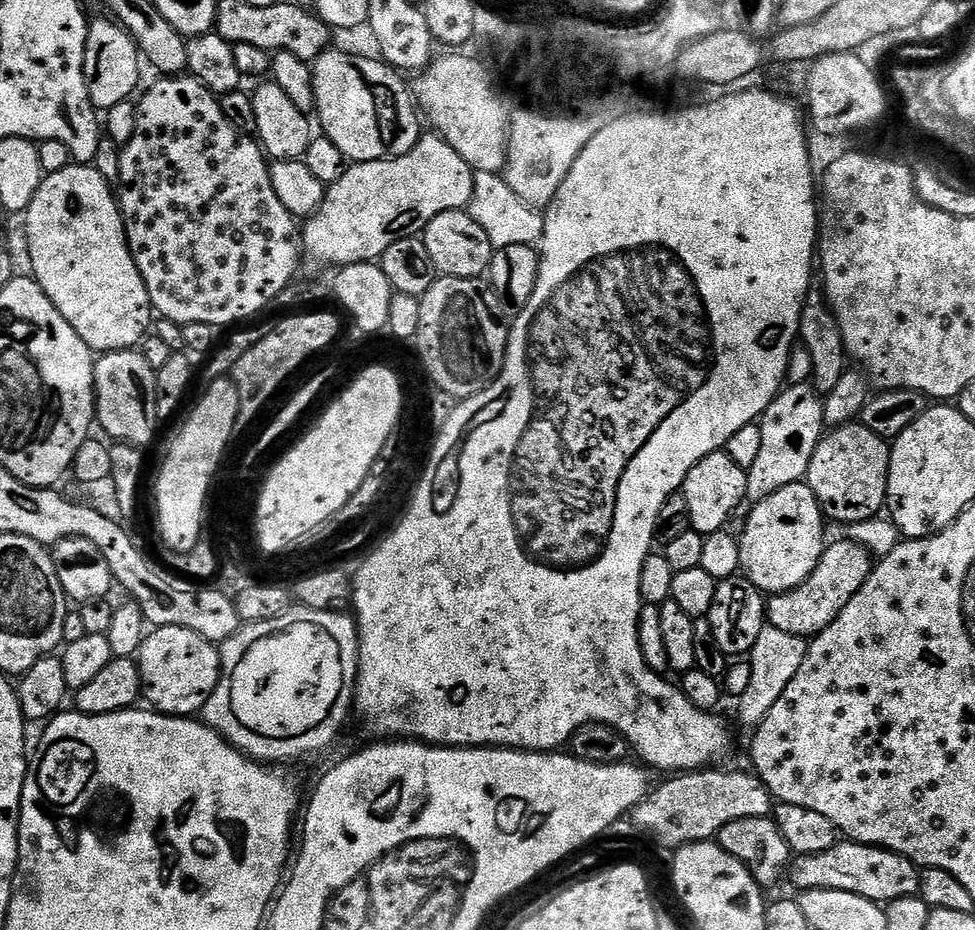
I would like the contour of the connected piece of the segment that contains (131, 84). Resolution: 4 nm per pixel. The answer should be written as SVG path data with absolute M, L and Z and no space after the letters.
M93 19L89 23L84 51L84 81L92 99L92 107L97 110L107 110L127 101L140 84L140 64L142 68L142 53L132 37L119 23L108 20Z

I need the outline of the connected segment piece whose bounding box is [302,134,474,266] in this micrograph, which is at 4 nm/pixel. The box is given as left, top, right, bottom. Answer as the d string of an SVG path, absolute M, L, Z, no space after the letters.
M437 134L421 135L420 141L413 146L406 154L402 154L393 160L375 160L374 162L366 162L365 164L353 163L344 169L342 178L338 178L338 182L327 185L324 193L324 200L320 204L313 216L307 217L302 224L302 252L305 257L308 256L316 264L336 264L335 266L343 266L345 264L367 264L376 262L384 255L384 251L390 246L394 246L394 242L405 240L411 236L419 237L424 231L424 227L434 218L438 218L438 214L443 212L455 212L457 210L467 209L468 204L472 201L472 191L474 190L474 171L458 156L453 146L448 145L440 135Z

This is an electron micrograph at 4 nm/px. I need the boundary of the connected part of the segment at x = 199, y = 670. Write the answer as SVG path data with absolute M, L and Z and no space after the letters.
M155 627L149 631L137 652L136 661L139 666L143 699L148 700L151 703L149 705L161 715L191 717L203 711L210 694L214 692L220 681L221 662L217 645L212 644L206 638L202 638L194 630L187 630L186 627Z

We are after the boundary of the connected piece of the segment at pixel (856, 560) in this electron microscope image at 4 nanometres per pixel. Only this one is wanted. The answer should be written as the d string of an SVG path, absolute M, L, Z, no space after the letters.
M841 538L837 544L829 543L818 566L814 566L814 574L810 574L810 578L806 578L802 586L767 597L767 623L782 630L782 634L815 638L830 626L830 622L834 622L834 618L838 618L838 614L842 614L842 610L846 610L846 602L850 602L850 598L854 598L854 594L862 590L866 578L870 578L873 567L873 553L860 544L855 544L847 538Z

